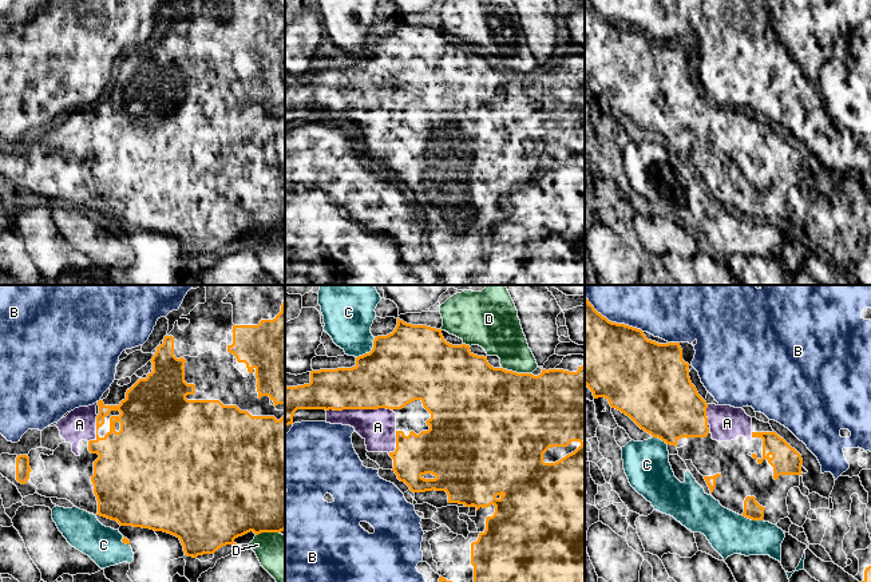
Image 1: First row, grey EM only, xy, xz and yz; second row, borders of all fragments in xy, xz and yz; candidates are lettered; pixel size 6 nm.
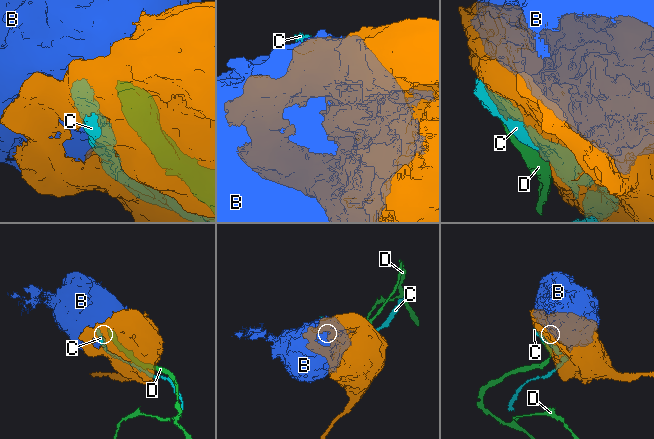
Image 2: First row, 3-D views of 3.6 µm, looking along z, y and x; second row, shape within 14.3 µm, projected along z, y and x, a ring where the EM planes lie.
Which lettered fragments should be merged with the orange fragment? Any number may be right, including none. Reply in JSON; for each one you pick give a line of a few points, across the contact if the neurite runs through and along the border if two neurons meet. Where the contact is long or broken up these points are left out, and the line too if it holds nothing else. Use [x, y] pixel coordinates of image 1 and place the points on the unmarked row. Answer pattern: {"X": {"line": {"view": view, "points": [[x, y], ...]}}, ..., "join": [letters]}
{"join": ["A"]}

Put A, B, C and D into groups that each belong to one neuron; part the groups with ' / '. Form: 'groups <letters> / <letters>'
groups A / B / C / D

